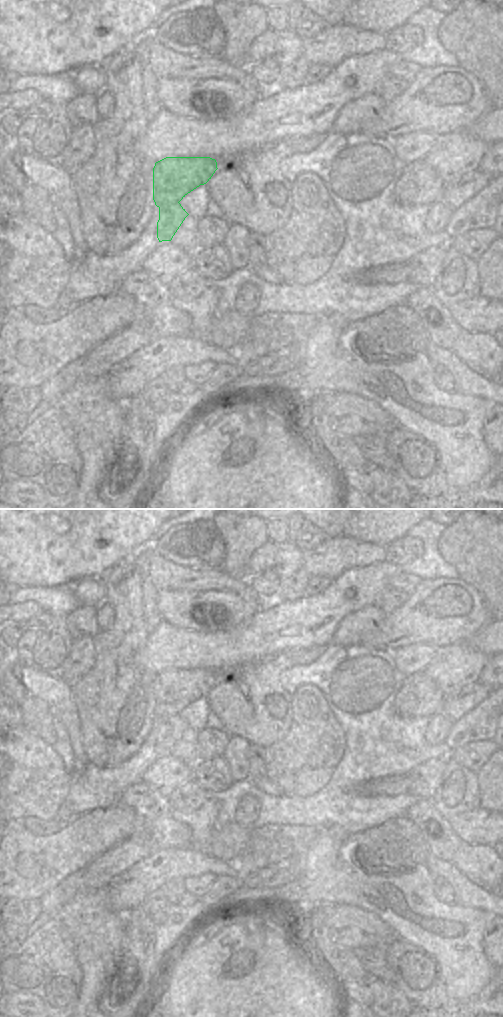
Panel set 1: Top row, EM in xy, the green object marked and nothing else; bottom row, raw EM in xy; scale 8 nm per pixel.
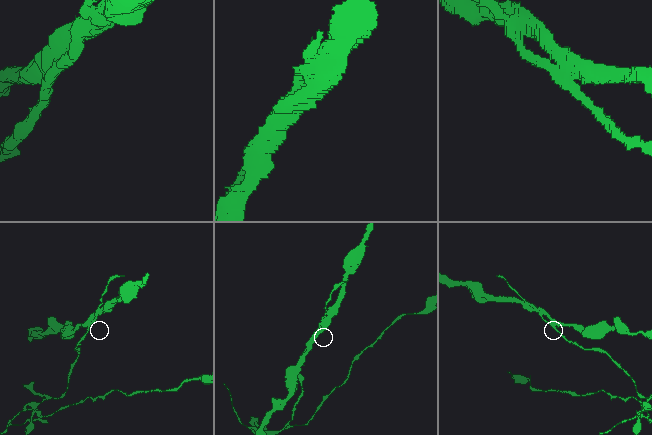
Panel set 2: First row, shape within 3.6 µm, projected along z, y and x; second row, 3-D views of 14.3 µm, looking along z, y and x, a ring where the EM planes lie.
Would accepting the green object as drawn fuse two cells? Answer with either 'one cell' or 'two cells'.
two cells

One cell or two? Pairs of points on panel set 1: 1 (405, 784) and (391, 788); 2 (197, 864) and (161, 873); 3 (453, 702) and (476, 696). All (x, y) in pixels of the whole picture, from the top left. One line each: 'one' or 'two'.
1: one
2: one
3: one

